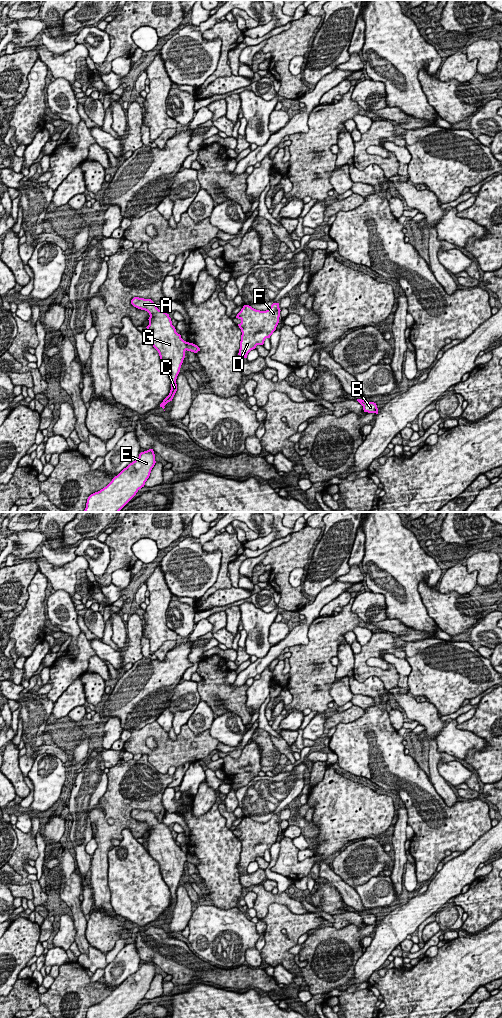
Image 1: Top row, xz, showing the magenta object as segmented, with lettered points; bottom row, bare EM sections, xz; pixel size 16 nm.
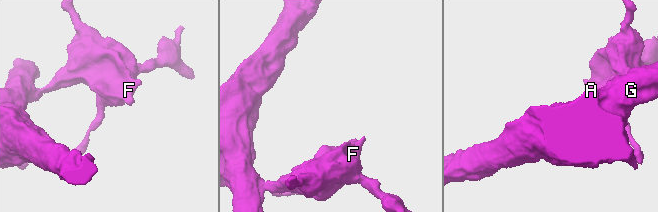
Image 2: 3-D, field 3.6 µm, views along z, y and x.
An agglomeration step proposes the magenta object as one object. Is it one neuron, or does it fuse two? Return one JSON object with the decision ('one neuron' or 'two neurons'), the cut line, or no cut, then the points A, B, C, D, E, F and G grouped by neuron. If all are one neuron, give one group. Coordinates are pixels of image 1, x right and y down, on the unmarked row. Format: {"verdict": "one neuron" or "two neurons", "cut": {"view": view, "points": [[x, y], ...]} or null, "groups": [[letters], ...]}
{"verdict": "two neurons", "cut": {"view": "xz", "points": [[186, 854], [187, 861]]}, "groups": [["A", "C", "E", "G"], ["B", "D", "F"]]}

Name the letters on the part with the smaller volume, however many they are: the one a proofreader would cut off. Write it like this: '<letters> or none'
B, D, F

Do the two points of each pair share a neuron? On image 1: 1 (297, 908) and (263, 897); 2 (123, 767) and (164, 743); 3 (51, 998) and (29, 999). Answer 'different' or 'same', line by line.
1: same
2: different
3: different

